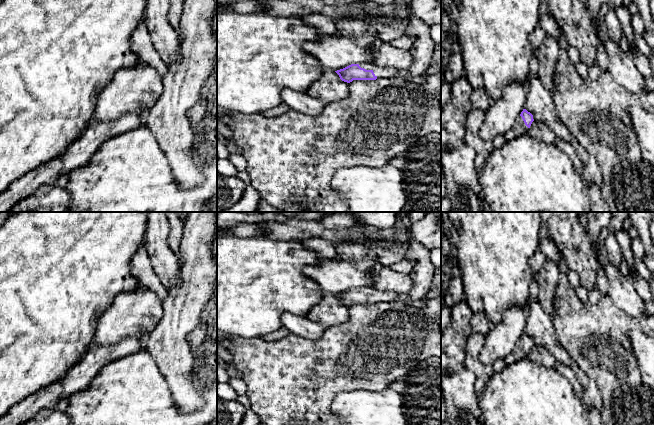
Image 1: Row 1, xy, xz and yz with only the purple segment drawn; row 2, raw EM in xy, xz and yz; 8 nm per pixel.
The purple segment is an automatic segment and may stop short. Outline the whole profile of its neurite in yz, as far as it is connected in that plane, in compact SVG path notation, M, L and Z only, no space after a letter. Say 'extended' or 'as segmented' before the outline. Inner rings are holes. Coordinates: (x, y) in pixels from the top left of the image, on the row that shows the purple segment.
extended; M523 109L521 114L517 117L514 125L504 135L506 141L510 141L528 132L532 122L533 115L526 109Z

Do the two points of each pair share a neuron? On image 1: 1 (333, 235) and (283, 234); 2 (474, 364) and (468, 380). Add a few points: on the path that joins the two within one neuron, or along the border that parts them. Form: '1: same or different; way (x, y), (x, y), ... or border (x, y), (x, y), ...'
1: same; way (321, 232), (319, 230), (295, 230)
2: different; border (465, 349), (465, 365), (475, 376), (477, 395)

